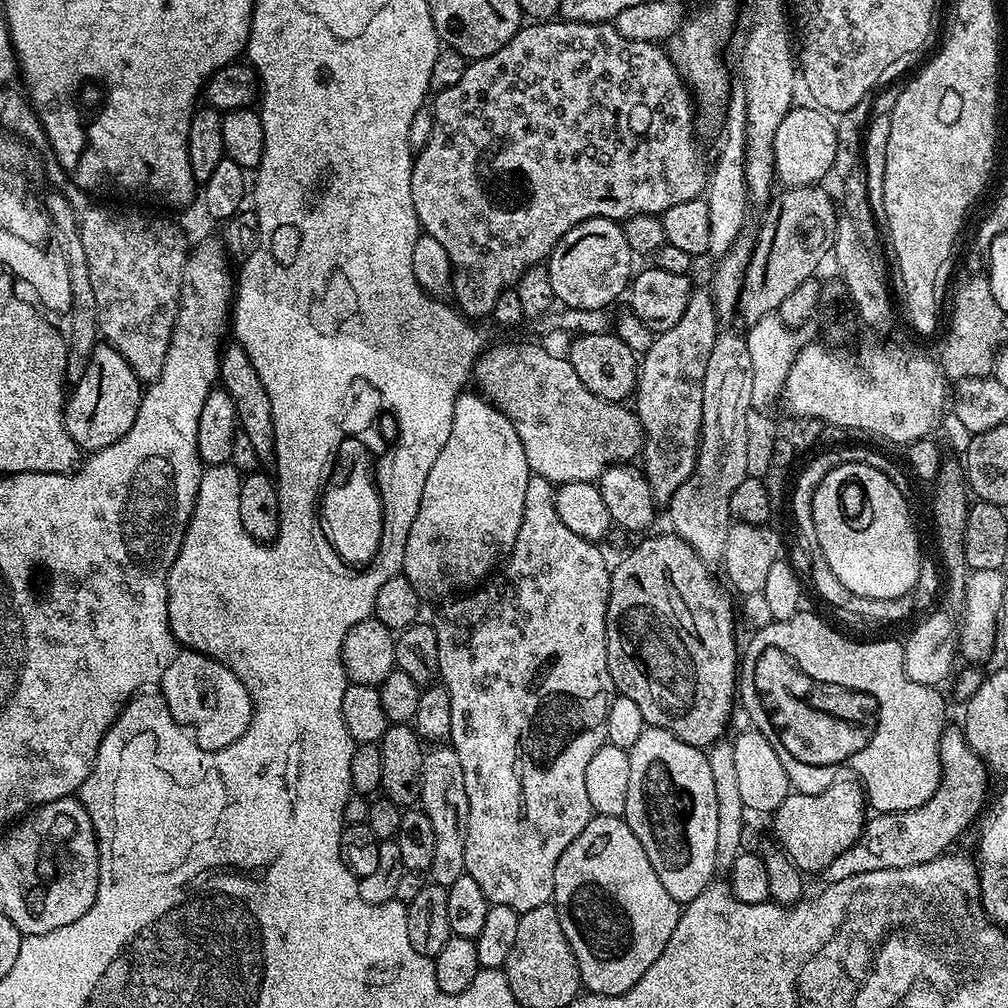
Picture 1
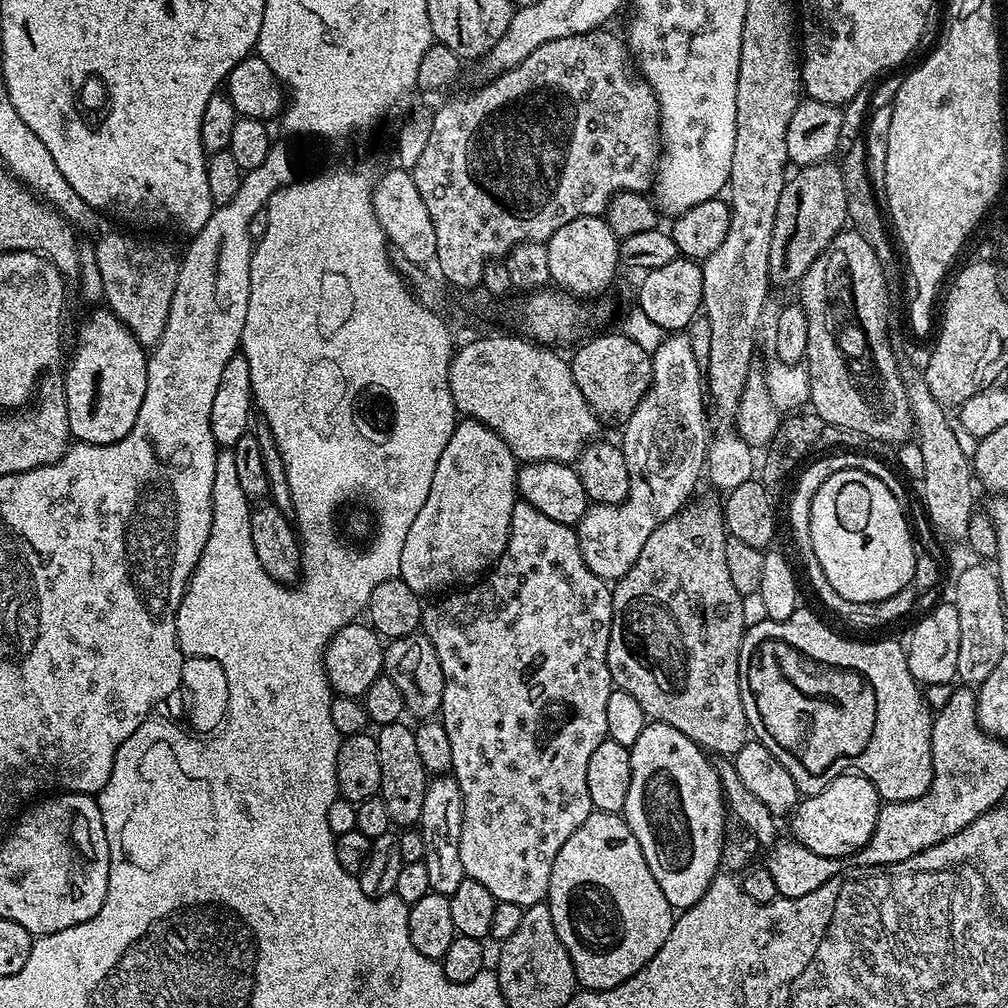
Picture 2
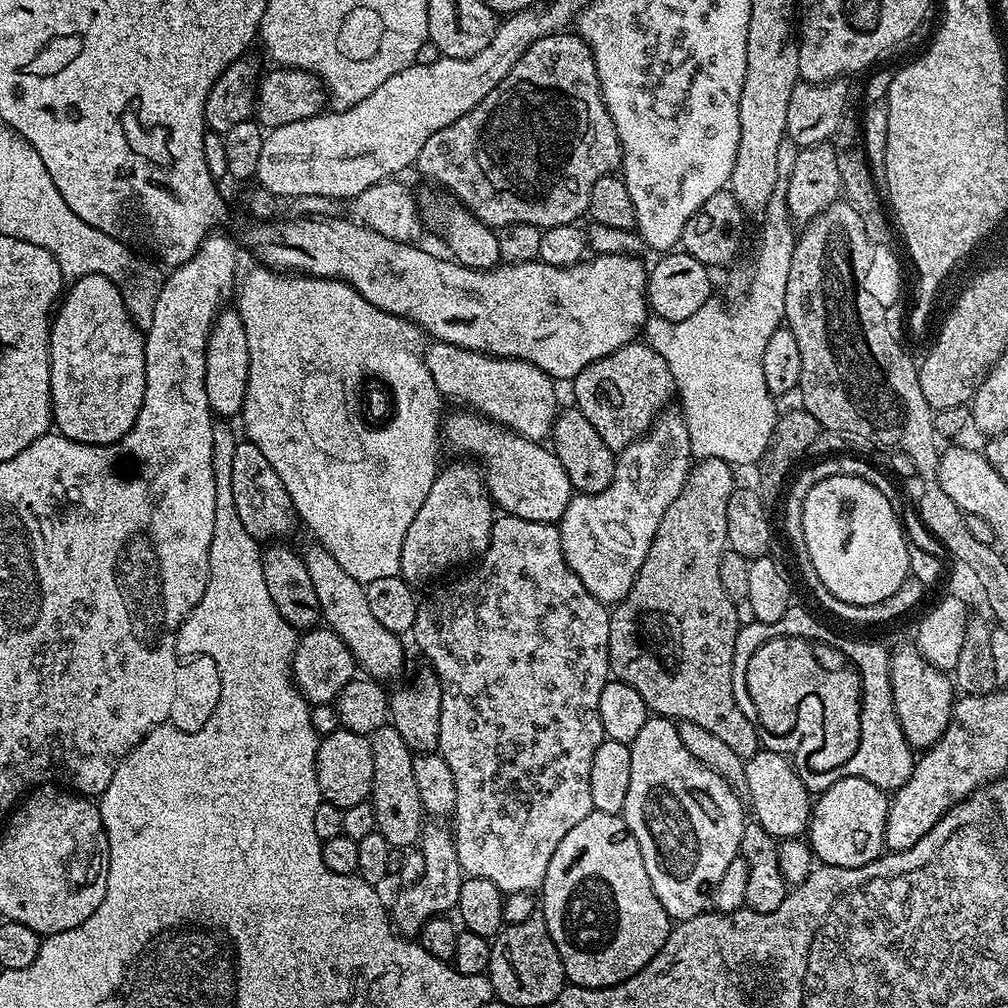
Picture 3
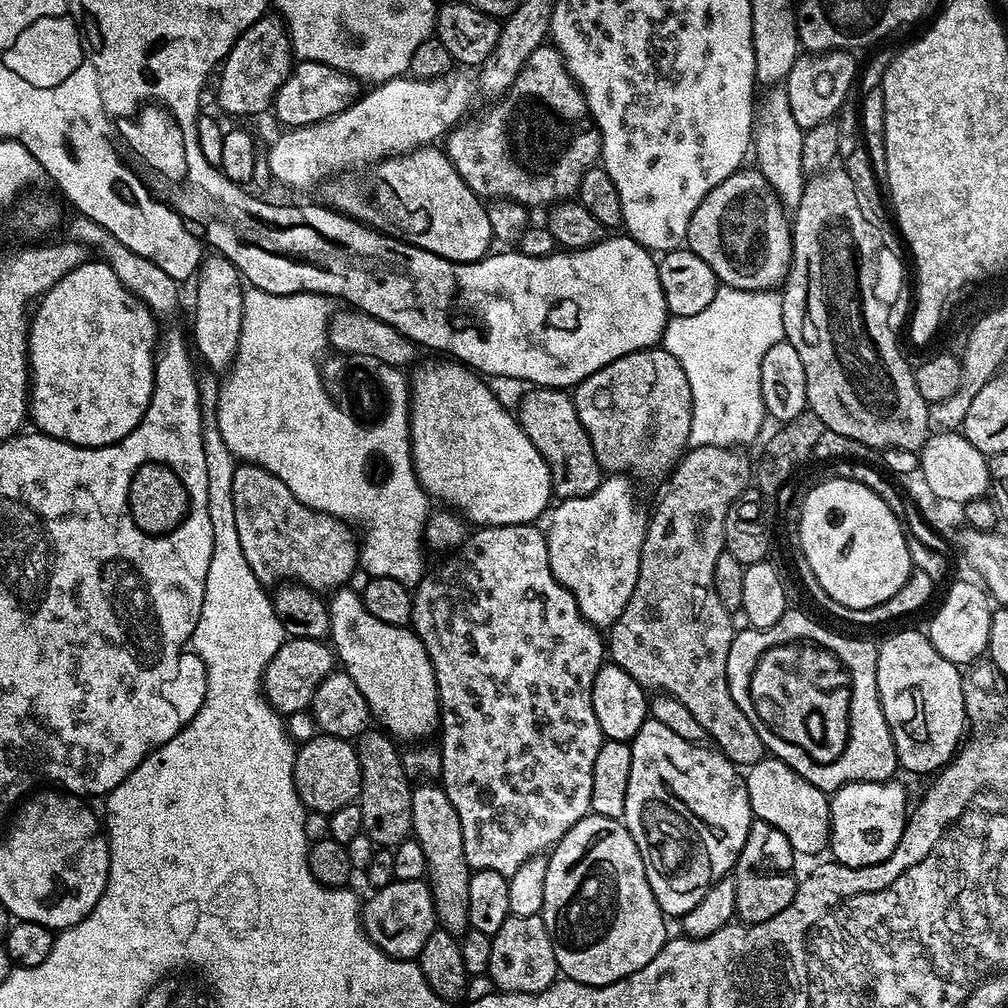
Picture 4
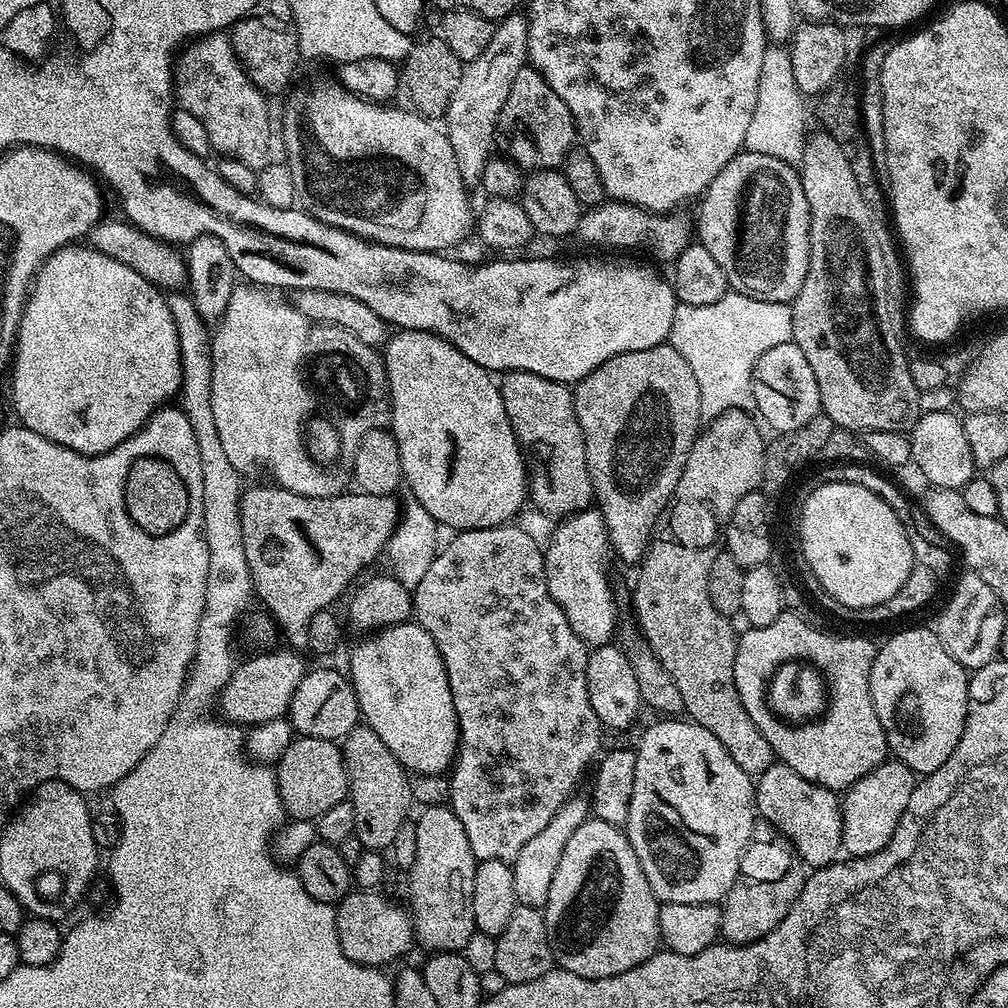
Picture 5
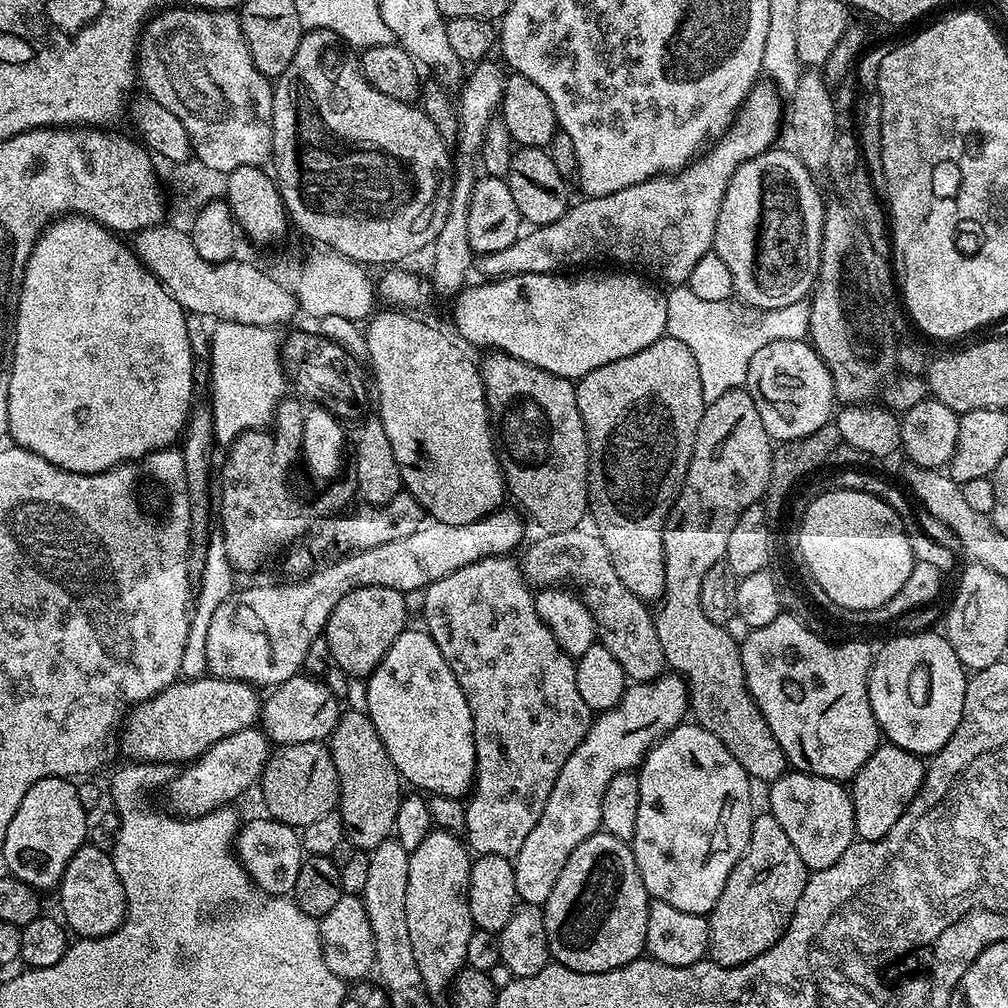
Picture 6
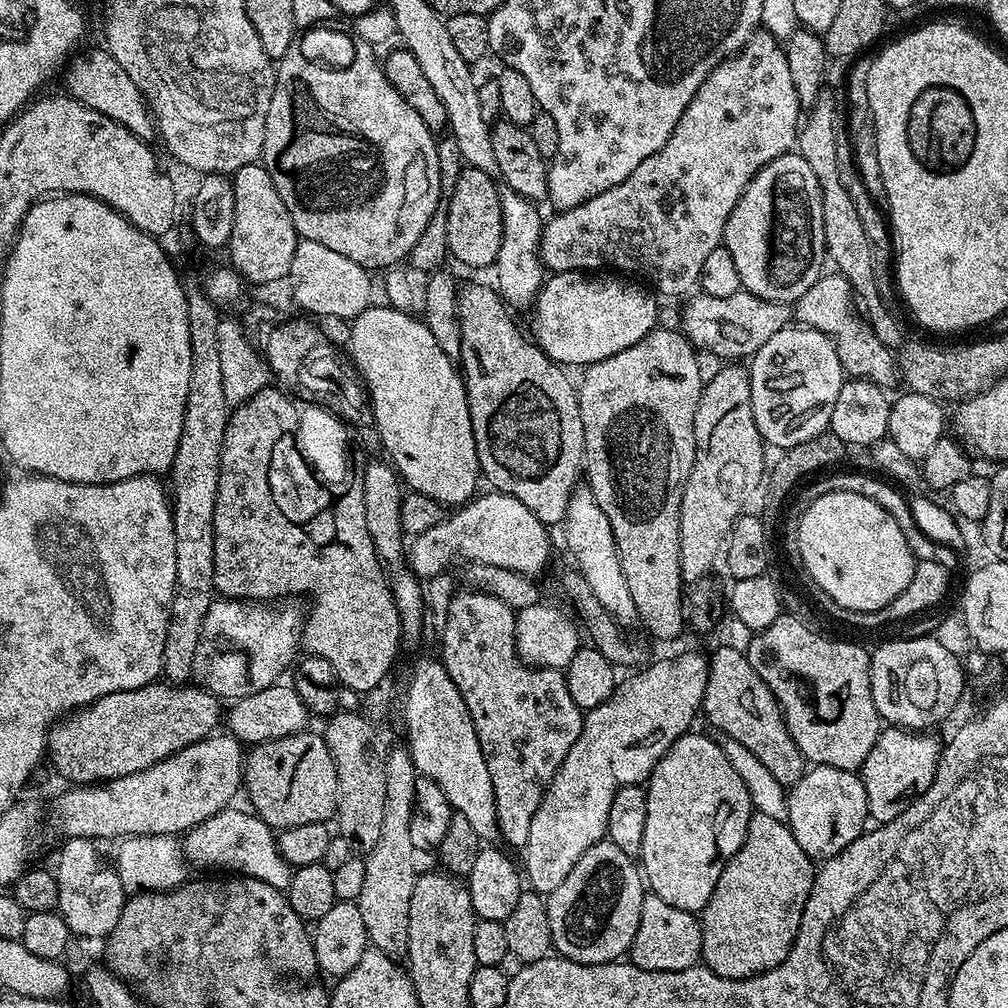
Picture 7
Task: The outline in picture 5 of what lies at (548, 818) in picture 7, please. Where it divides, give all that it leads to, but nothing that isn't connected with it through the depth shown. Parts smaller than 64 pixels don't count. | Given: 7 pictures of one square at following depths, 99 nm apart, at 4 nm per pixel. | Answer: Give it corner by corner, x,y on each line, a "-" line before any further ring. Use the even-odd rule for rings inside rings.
580,794
573,795
572,799
565,802
562,810
550,818
550,823
539,834
534,834
522,850
518,850
515,860
511,861
514,874
514,894
517,905
525,904
531,908
543,909
550,894
550,882
554,882
554,874
558,871
558,862
562,858
562,850
566,850
566,842
574,835
574,830
582,826
590,816
590,804

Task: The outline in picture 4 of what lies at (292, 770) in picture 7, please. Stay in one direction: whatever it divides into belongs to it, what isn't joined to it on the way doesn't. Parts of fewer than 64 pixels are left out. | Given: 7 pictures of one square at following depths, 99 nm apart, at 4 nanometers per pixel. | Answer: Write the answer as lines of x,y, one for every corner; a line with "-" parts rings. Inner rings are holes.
318,734
310,742
299,745
294,762
294,786
305,809
330,814
360,798
362,770
353,741

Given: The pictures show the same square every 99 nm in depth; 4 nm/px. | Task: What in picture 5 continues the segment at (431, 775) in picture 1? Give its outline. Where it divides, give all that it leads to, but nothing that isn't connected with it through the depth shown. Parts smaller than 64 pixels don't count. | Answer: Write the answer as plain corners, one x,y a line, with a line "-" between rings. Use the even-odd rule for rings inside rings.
353,890
344,896
336,909
338,946
350,962
380,968
392,964
414,948
414,931
409,909
403,903
387,900
380,890

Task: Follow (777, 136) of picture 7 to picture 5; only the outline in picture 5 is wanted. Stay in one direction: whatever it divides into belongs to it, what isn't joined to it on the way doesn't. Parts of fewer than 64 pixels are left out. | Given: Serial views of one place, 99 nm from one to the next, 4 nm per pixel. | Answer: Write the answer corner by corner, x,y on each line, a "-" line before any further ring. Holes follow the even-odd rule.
605,202
581,215
575,235
584,244
597,244
600,248
641,248
660,260
674,262
694,240
693,221
680,215
648,212
635,204

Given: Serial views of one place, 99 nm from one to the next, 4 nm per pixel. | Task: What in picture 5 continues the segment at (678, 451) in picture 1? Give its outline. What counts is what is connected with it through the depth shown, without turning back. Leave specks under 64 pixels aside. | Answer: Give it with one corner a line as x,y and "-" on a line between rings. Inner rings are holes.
592,506
583,512
573,512
565,516
552,532
552,541
543,549
544,573
546,574
546,590
550,590
550,598
562,606
566,614
566,622
570,622
570,630
582,638
589,649
601,648
613,639
612,631
616,628
616,600
612,597
612,584
608,581
608,559
613,559
612,544
608,541
608,527
602,514

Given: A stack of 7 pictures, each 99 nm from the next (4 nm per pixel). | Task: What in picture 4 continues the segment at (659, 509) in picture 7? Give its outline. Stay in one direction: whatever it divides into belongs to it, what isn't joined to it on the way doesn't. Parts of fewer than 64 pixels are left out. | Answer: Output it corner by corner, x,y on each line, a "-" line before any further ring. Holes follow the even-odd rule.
662,346
643,348
602,366
577,384
571,397
605,473
623,474
637,481
663,481
689,447
690,382
686,382
686,370
678,358

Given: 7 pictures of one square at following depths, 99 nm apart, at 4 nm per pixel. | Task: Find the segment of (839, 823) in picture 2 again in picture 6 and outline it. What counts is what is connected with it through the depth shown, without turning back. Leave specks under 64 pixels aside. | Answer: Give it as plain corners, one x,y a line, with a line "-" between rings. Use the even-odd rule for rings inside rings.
881,743
874,754
870,754
866,762
862,762
850,781
857,837
861,840
880,840
886,836
894,822
902,818
910,802
920,792
924,785
925,771
926,764
921,757
893,744

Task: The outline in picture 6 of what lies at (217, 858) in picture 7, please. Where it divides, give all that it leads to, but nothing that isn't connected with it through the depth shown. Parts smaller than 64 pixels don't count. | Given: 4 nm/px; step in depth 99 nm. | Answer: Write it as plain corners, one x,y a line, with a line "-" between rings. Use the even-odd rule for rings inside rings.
271,818
252,820
243,825
236,833
234,851
240,865
248,871
248,879
256,883
270,896
287,897
295,893
298,882
298,870
302,870
306,859
304,843
300,841
300,832

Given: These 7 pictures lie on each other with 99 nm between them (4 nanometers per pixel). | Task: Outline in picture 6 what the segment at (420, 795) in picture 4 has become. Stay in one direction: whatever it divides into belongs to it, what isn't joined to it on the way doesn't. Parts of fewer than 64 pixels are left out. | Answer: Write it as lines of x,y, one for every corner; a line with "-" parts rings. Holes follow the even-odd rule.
433,830
426,834
426,838
422,838
422,843
413,850
408,857
408,877
406,878
406,926
410,930
410,946
414,950
414,962
418,966
418,974
422,974
422,982
424,989
429,996
439,998
439,996
447,997
452,987
452,980
461,968
466,964
466,946
470,943
470,934
473,930
472,919
470,918
470,906
468,905
468,879
470,878
470,870
472,869
473,857
470,855
470,849
463,839
457,833
445,832
443,830

